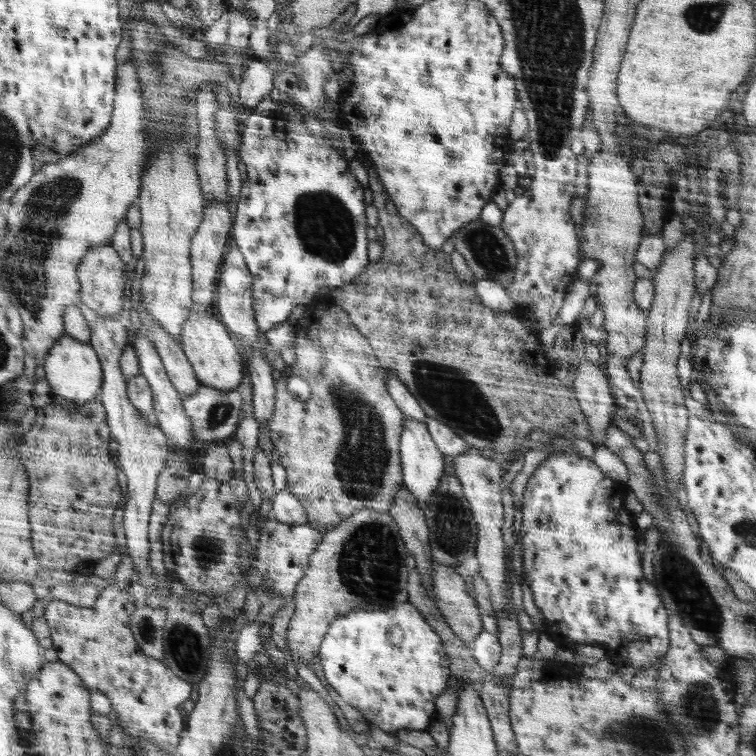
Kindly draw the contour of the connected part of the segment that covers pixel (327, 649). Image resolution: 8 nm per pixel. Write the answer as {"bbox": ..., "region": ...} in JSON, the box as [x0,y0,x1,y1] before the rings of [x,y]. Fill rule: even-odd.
{"bbox":[319,601,451,733],"region":[[[408,601],[384,610],[356,611],[331,623],[319,650],[324,678],[336,690],[344,702],[359,710],[370,725],[387,733],[396,731],[424,731],[436,716],[436,696],[446,690],[451,662],[448,662],[443,641],[427,623],[420,610]]]}

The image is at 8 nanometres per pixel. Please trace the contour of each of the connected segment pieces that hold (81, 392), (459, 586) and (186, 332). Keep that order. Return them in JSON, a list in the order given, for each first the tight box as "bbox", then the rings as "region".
[{"bbox":[45,335,102,402],"region":[[[66,335],[60,339],[48,355],[45,364],[46,378],[49,380],[51,388],[56,396],[79,402],[90,402],[100,390],[102,380],[102,366],[98,362],[98,353],[88,342],[76,340],[72,335]]]},{"bbox":[431,561,480,645],"region":[[[434,561],[431,566],[433,598],[441,618],[460,641],[470,645],[480,632],[480,610],[466,594],[464,580],[454,572],[454,567],[442,566]]]},{"bbox":[180,312,244,392],"region":[[[191,312],[191,318],[183,324],[180,345],[194,369],[196,378],[202,385],[211,386],[220,392],[230,392],[238,388],[244,376],[244,360],[238,346],[230,338],[228,328],[212,315],[204,312]]]}]

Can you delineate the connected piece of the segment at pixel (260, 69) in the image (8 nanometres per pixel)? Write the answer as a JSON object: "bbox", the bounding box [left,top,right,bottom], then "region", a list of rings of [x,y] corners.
{"bbox":[239,58,274,111],"region":[[[252,58],[239,80],[240,102],[254,111],[260,101],[268,98],[270,92],[274,90],[273,78],[274,74],[266,60]]]}

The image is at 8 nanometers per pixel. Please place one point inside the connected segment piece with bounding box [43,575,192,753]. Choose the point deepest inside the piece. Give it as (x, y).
(98, 643)

